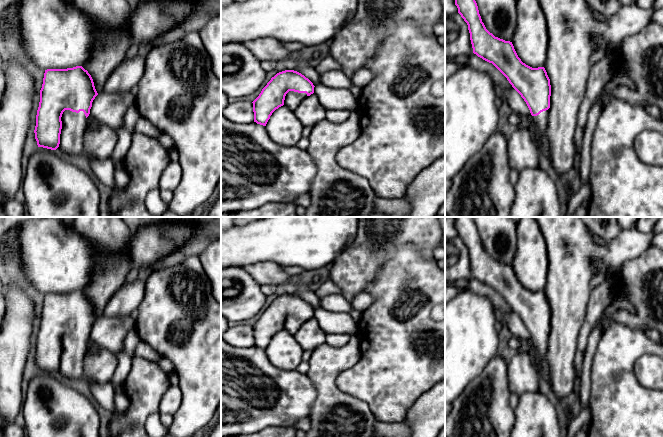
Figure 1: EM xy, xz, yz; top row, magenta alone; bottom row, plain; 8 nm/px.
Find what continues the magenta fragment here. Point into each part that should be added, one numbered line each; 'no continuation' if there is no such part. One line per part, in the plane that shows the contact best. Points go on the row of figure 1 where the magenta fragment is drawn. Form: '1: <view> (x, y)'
1: xy (74, 124)

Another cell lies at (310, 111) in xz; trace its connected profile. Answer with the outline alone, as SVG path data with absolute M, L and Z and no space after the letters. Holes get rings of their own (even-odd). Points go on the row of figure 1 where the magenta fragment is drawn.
M315 93L305 98L294 110L295 116L303 127L313 127L326 119L326 109Z

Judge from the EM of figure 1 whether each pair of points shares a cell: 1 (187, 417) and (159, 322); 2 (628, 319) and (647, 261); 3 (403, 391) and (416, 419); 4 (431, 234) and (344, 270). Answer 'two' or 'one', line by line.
1: one
2: one
3: two
4: one

